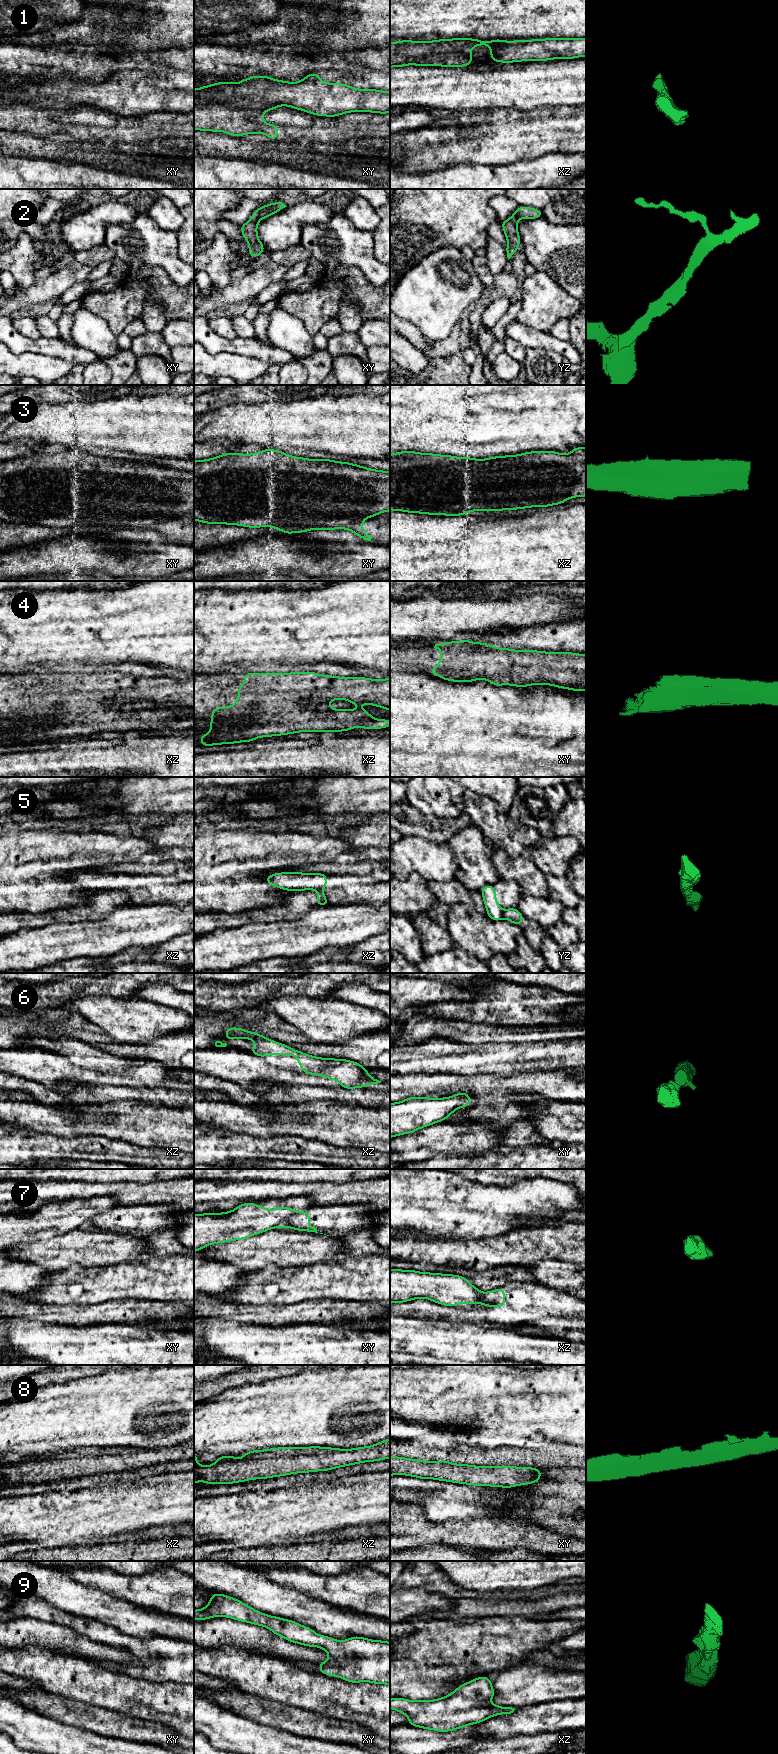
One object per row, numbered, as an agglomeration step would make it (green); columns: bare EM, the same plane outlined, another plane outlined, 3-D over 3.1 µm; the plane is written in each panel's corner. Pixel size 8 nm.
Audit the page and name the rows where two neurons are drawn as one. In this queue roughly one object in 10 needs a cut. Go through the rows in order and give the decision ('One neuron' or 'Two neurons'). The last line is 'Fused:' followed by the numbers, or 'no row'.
1: Two neurons
2: One neuron
3: One neuron
4: One neuron
5: Two neurons
6: One neuron
7: Two neurons
8: One neuron
9: One neuron
Fused: 1, 5, 7

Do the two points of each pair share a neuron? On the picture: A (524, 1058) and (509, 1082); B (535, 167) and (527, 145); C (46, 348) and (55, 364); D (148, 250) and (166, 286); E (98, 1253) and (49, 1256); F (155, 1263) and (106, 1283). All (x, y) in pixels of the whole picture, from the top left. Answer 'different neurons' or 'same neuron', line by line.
A: different neurons
B: different neurons
C: different neurons
D: different neurons
E: same neuron
F: same neuron

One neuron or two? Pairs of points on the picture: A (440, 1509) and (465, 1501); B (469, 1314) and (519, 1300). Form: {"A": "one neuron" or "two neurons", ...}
{"A": "one neuron", "B": "one neuron"}

